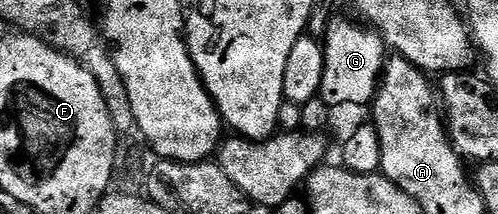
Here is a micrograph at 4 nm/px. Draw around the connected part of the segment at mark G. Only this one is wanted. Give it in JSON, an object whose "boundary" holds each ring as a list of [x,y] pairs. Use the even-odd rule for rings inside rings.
{"boundary":[[[335,17],[324,30],[326,34],[322,47],[324,80],[320,96],[332,108],[338,108],[338,106],[369,107],[373,103],[375,94],[378,93],[382,70],[386,67],[388,47],[381,33],[369,25],[354,22]]]}

